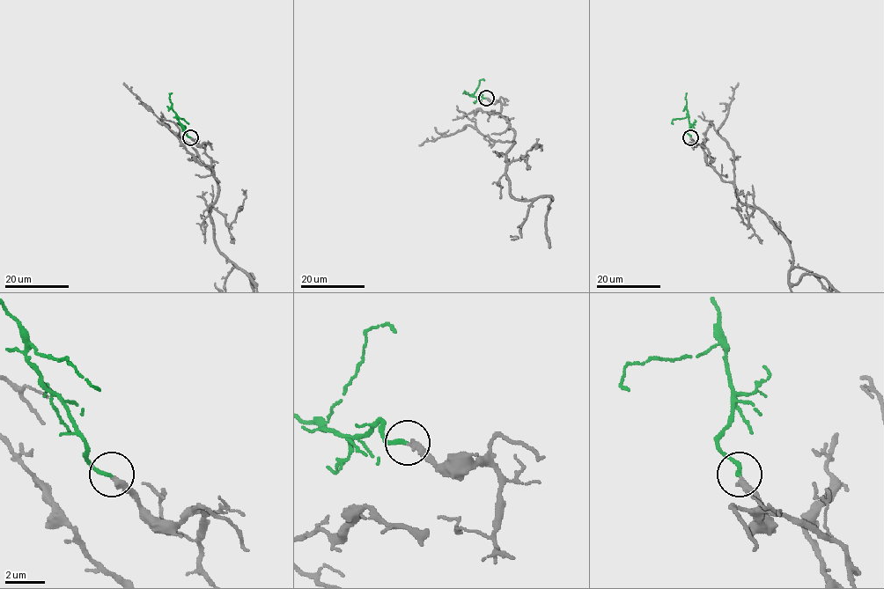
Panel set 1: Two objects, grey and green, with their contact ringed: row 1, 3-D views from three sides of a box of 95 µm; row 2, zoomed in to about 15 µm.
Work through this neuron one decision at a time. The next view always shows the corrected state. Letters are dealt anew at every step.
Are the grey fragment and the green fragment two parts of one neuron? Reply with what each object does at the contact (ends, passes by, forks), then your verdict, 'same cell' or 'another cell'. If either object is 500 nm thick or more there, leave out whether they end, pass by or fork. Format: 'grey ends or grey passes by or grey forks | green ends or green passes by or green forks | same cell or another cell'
grey ends | green ends | same cell

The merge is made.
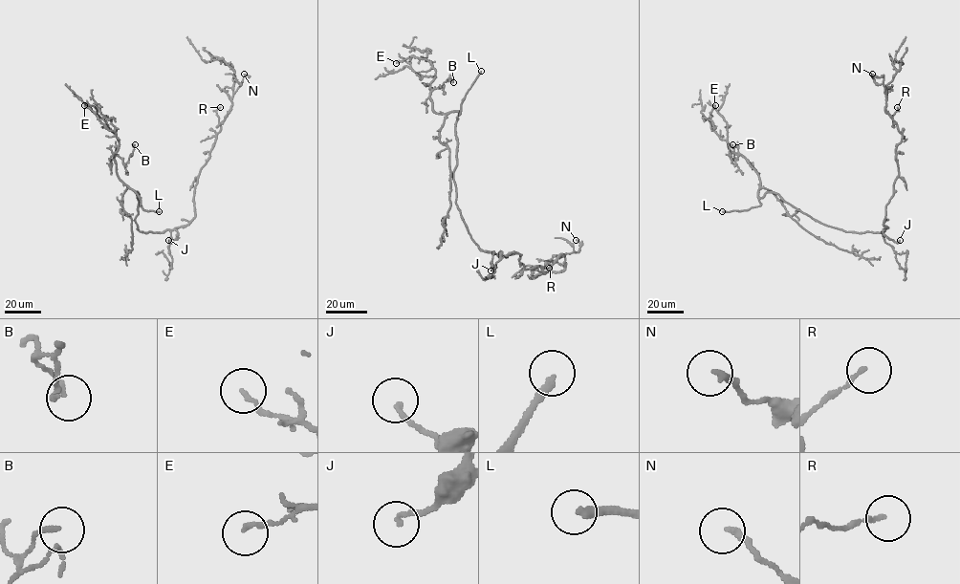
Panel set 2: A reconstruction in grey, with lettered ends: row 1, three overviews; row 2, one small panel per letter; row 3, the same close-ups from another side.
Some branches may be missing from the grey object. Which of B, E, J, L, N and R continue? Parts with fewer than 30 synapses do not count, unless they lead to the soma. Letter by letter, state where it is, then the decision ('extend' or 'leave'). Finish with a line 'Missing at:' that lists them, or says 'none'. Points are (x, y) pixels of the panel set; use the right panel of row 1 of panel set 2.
B: at (732, 144); leave
E: at (715, 105); leave
J: at (900, 240); leave
L: at (722, 211); extend
N: at (872, 74); leave
R: at (897, 107); leave
Missing at: L

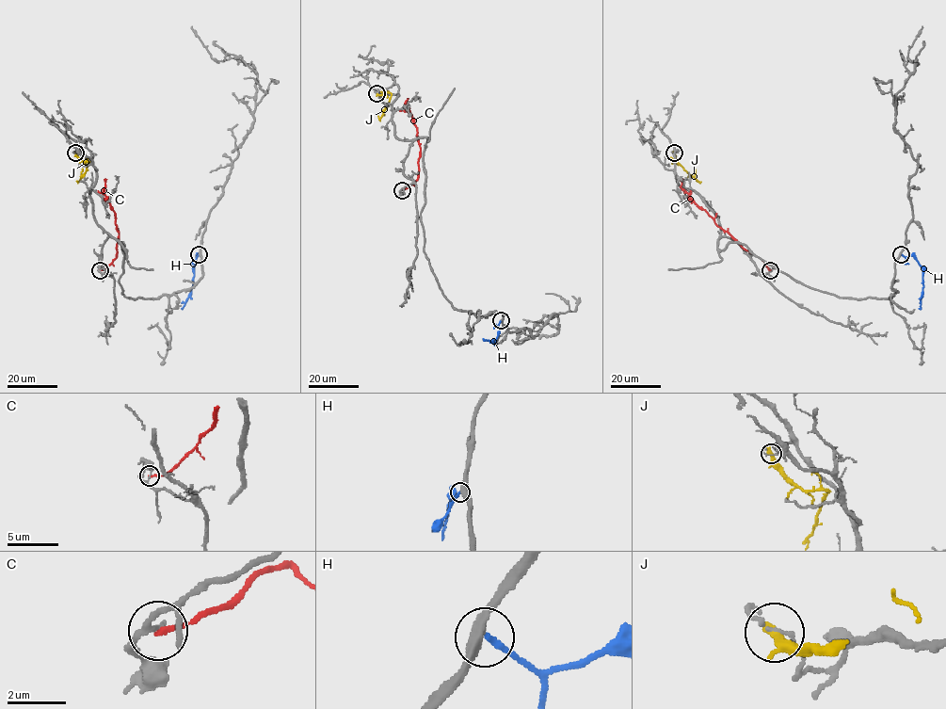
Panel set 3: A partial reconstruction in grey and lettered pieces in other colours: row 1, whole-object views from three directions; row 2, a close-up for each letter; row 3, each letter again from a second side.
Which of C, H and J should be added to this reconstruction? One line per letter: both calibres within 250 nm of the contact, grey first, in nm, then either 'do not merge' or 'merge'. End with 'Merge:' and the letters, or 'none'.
C: 140 nm thick on the grey side, 160 nm on the other; do not merge
H: 400 nm thick on the grey side, 190 nm on the other; merge
J: 110 nm thick on the grey side, 360 nm on the other; do not merge
Merge: H

